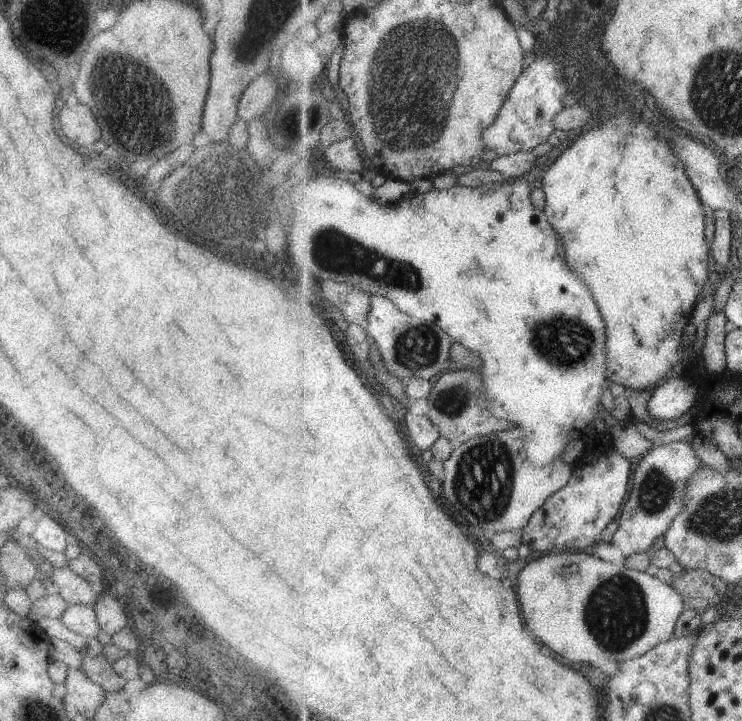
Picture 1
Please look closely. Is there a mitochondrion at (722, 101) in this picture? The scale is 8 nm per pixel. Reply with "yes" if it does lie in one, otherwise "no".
yes

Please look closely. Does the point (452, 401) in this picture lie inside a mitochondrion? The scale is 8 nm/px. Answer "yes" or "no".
yes

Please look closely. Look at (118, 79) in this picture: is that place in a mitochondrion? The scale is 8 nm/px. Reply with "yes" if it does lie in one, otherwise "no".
yes

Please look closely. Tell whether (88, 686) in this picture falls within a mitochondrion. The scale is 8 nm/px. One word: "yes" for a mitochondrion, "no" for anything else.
no

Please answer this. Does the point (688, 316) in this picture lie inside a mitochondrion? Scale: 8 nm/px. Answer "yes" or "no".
no

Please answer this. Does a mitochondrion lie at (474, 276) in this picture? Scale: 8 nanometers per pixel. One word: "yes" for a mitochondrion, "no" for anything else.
no

